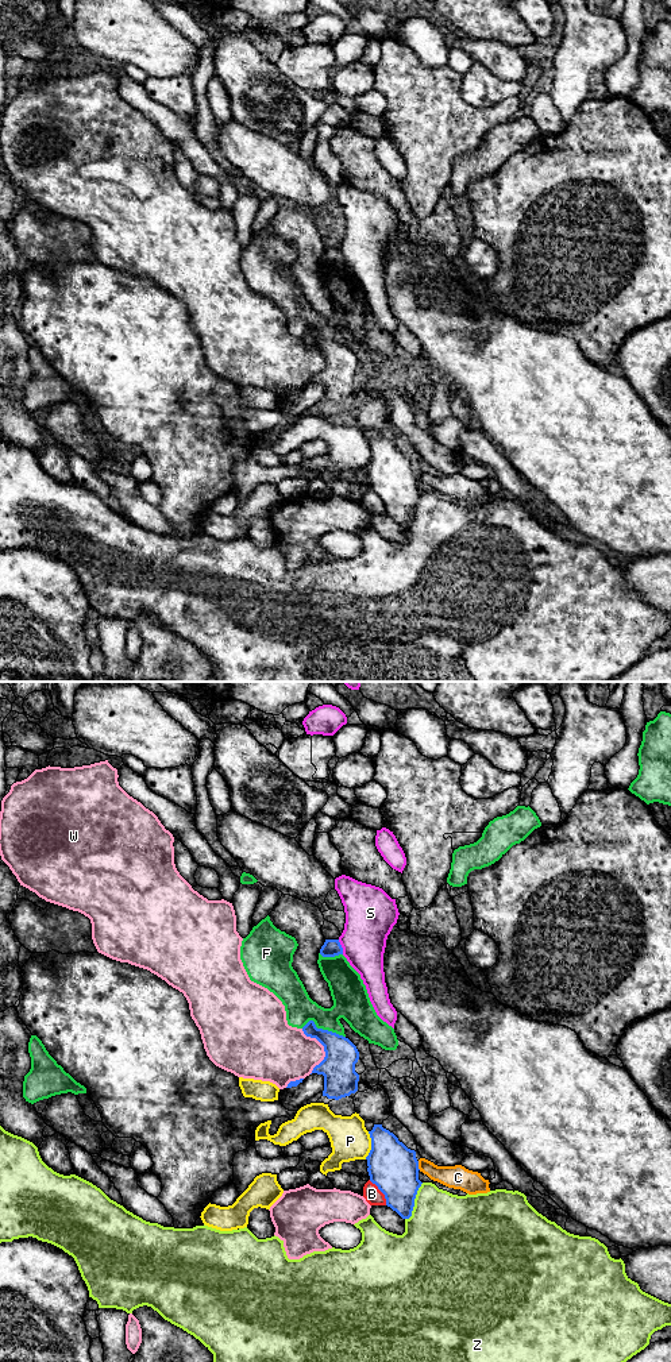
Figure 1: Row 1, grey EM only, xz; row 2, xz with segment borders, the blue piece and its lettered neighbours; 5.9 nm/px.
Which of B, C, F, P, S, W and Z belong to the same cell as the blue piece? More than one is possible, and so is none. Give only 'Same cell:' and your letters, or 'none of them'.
Same cell: none of them

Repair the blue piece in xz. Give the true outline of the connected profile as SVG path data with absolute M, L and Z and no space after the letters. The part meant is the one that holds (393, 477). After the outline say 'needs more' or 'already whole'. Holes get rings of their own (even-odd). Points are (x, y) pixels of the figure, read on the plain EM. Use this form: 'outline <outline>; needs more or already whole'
outline M374 433L369 443L371 459L366 468L370 490L385 503L387 516L402 528L409 528L423 493L419 489L416 460L408 458L382 433Z; already whole

